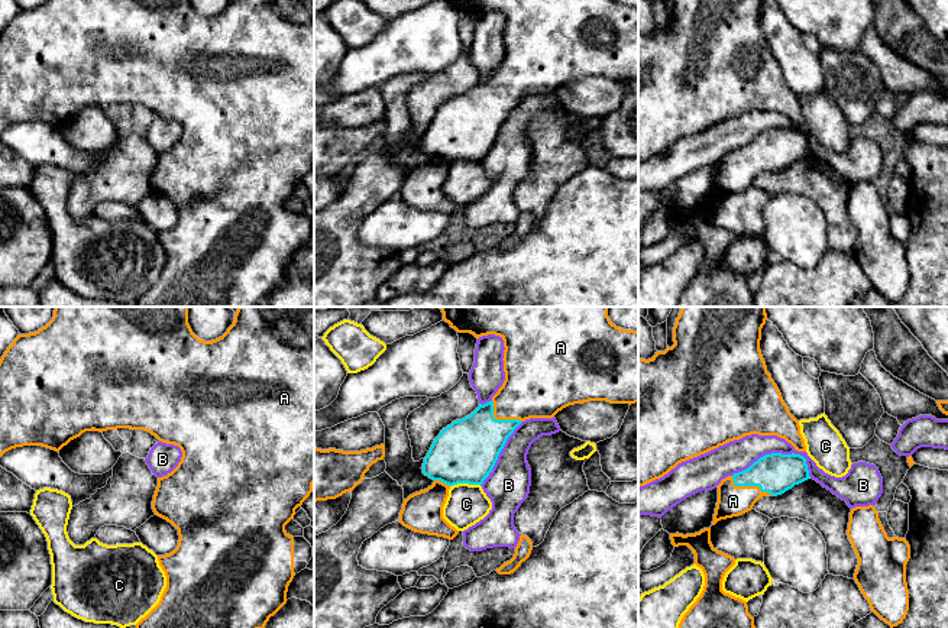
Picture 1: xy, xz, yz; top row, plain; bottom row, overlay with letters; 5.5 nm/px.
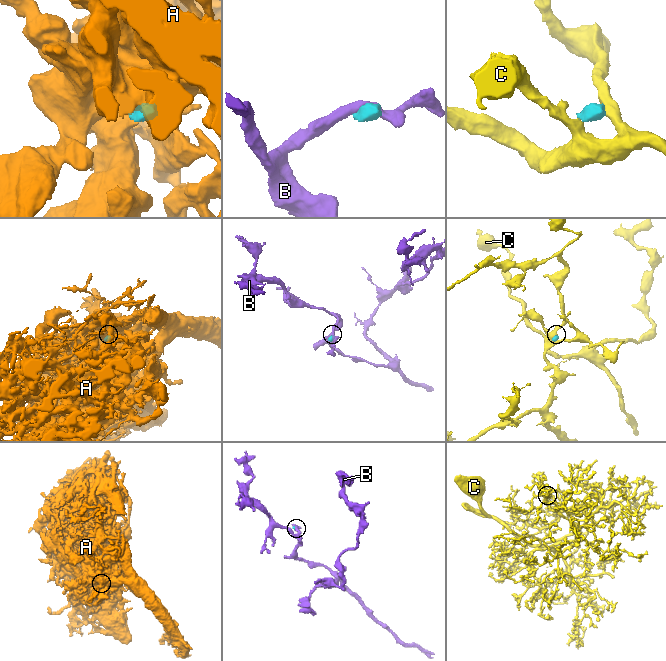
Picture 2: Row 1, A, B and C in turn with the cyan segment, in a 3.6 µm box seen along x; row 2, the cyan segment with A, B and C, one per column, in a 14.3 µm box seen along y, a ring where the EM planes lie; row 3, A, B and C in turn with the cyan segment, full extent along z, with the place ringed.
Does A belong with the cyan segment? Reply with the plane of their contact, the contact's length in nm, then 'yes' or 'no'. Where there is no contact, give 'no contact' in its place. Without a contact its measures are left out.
meets cyan in yz; contact 260 nm long; yes

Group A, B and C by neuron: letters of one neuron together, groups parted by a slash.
A / B / C

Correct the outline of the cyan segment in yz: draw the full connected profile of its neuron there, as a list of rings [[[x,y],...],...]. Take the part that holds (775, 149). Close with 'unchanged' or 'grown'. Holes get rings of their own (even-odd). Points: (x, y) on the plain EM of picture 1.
[[[771,129],[748,145],[721,156],[712,201],[742,191],[763,172],[777,172],[811,155],[806,135],[800,130]]]; grown

